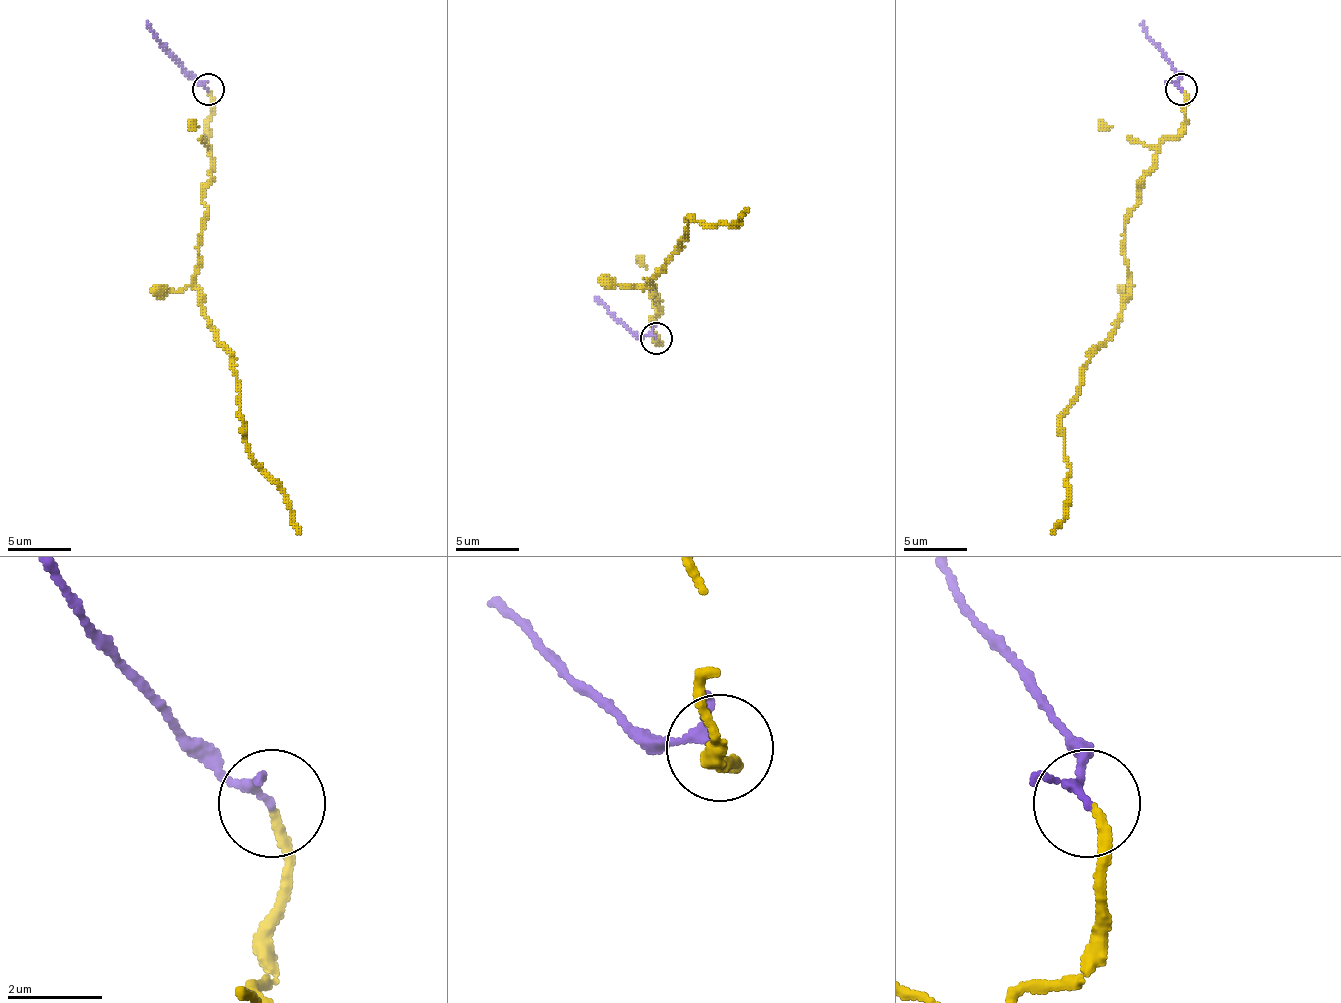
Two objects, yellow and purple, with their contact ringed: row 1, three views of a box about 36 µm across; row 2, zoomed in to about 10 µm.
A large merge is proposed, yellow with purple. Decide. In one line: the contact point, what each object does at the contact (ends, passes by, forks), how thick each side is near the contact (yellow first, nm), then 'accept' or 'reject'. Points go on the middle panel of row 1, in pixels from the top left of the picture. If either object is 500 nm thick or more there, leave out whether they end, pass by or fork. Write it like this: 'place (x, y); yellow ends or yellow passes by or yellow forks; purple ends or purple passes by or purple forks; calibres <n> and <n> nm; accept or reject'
place (656, 338); yellow ends; purple passes by; calibres 170 and 140 nm; accept

